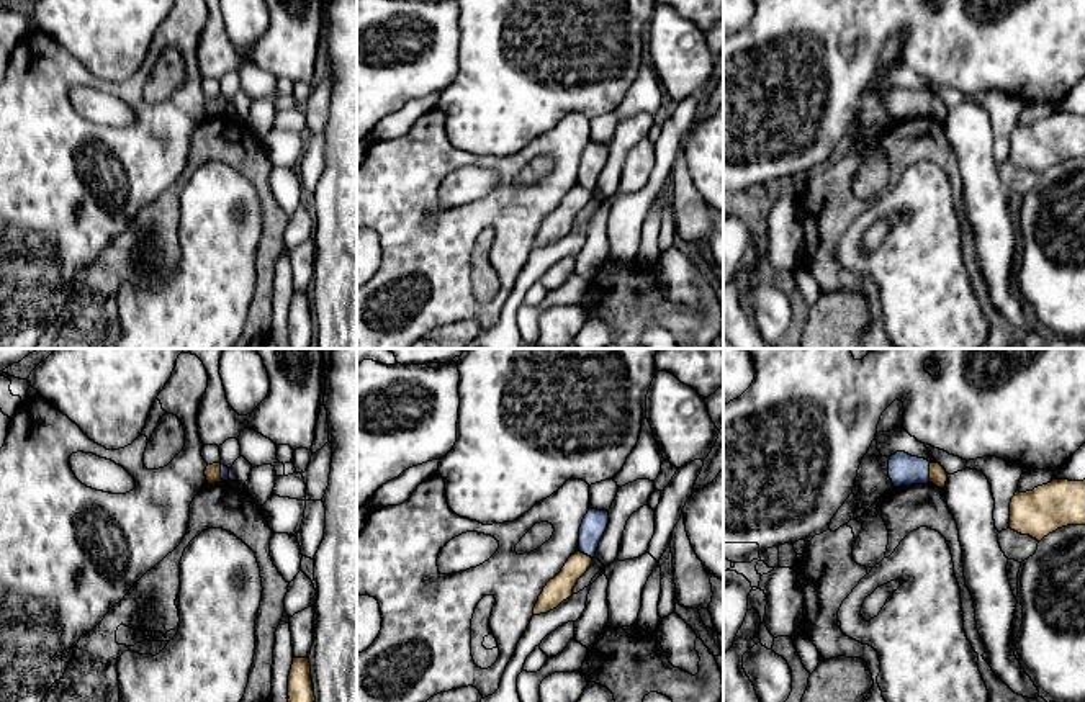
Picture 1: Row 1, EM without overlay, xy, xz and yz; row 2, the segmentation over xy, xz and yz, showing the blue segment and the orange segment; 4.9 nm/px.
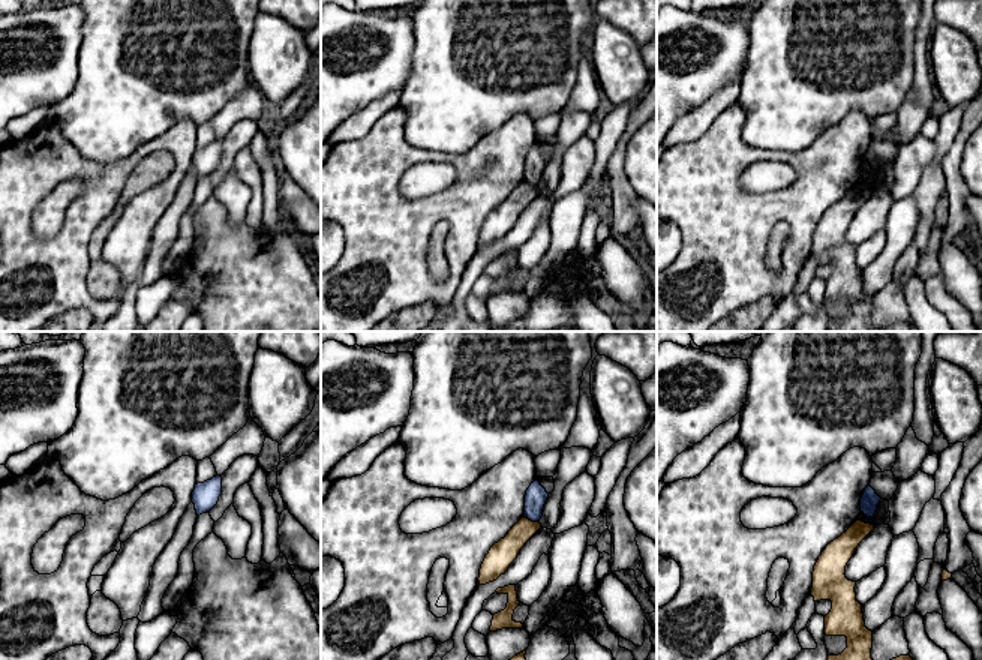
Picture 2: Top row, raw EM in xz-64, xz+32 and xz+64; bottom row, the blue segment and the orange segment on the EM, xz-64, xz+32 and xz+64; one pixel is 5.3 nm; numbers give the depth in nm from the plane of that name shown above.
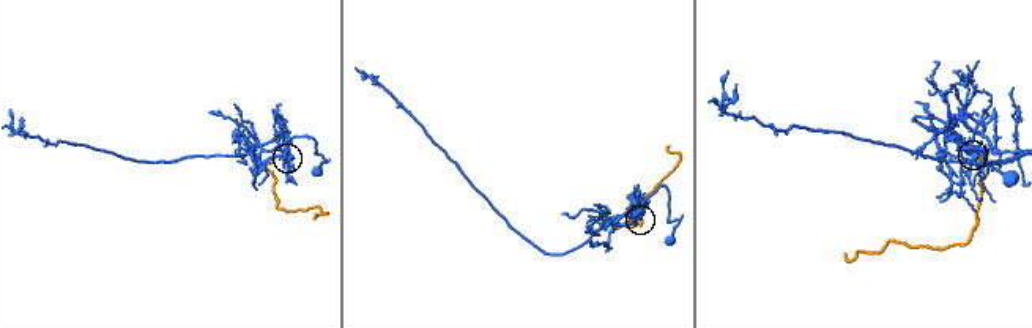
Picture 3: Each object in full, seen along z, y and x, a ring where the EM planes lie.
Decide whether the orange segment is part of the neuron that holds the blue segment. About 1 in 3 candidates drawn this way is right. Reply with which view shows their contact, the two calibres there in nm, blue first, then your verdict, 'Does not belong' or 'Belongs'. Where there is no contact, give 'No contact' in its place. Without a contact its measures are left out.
Touches blue in yz. Thickness 160 nm (blue) against 90 nm. Does not belong

